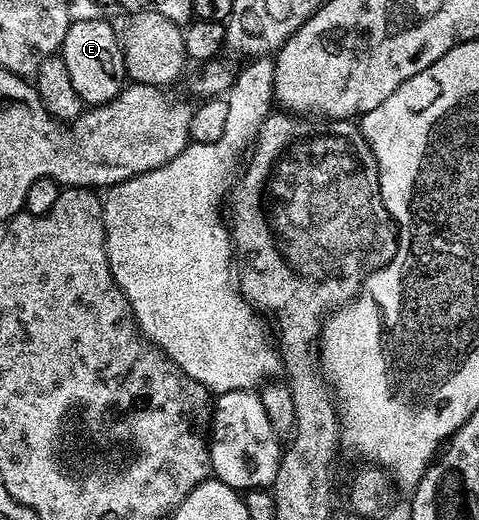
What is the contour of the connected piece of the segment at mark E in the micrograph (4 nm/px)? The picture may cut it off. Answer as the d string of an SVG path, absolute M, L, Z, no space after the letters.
M97 17L88 22L72 22L69 32L65 32L61 51L65 68L69 68L69 80L73 80L73 88L77 88L77 96L91 108L118 98L128 81L120 35L103 21L102 17Z

